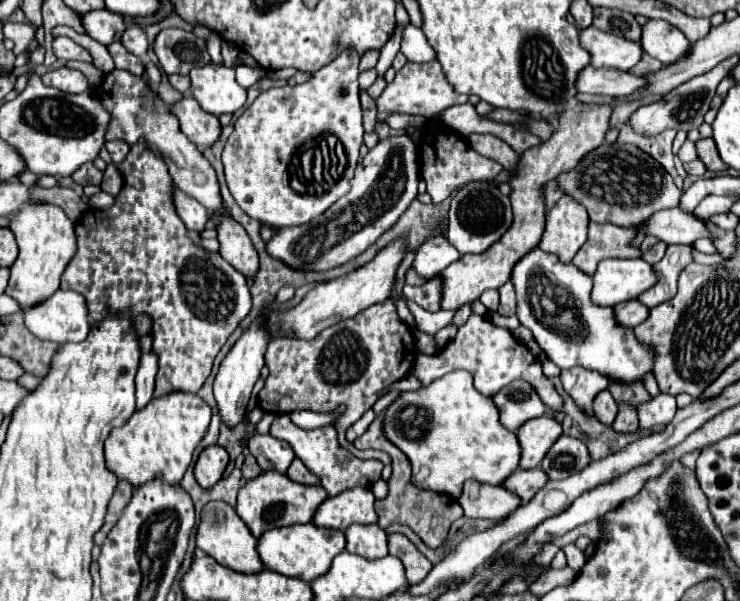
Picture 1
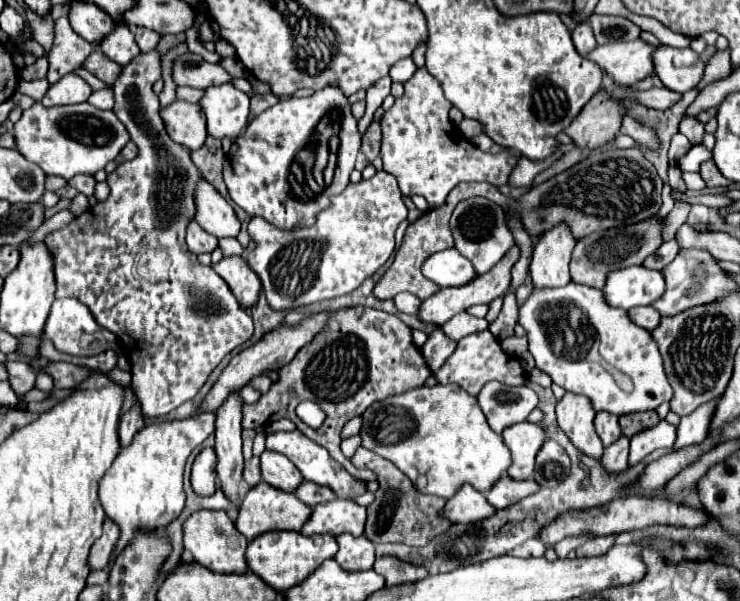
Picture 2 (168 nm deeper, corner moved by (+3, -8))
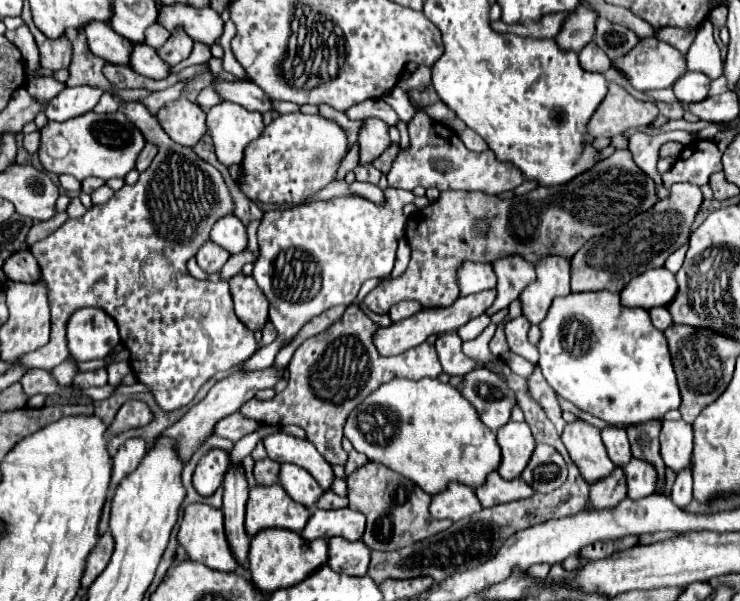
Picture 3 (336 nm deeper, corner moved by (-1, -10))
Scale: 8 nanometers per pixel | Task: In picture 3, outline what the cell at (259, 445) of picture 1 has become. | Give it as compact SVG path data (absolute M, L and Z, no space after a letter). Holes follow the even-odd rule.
M280 464L280 480L278 484L288 492L288 496L306 508L312 508L320 494L324 492L312 476L304 468L296 468L294 464Z

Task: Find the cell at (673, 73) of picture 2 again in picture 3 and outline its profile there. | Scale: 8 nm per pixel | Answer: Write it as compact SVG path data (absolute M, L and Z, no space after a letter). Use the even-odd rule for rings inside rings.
M688 70L684 76L680 76L680 80L676 80L676 86L672 86L672 90L680 102L698 102L706 98L708 86L710 78L706 74Z

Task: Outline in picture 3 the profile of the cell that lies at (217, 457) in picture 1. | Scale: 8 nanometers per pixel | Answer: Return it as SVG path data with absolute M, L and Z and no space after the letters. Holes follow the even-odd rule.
M210 450L194 470L194 488L200 496L212 496L222 484L230 458L224 450Z

